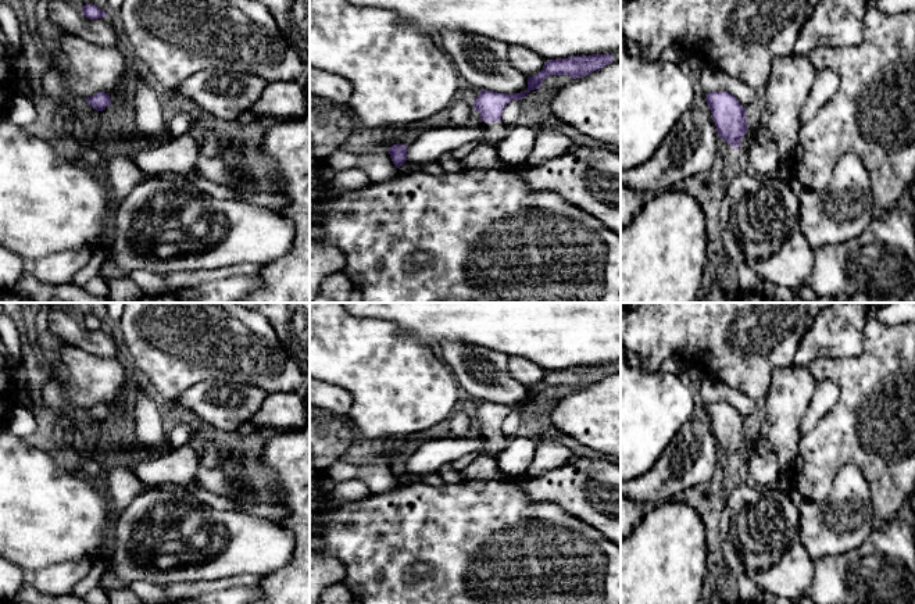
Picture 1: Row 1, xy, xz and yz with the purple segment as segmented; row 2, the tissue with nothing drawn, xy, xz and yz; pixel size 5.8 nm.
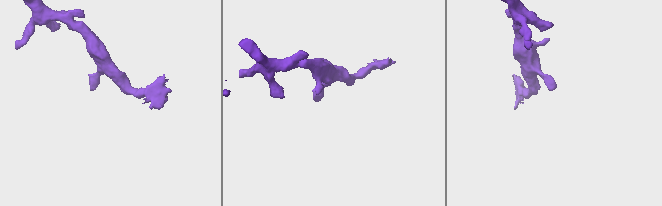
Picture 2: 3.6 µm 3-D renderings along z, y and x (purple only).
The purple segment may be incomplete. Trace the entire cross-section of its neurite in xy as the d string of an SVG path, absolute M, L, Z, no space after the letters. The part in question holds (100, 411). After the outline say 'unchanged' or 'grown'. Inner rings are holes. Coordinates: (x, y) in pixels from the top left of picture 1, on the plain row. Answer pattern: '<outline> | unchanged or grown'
M99 403L85 411L97 422L103 422L111 415L111 410L106 403Z | unchanged

